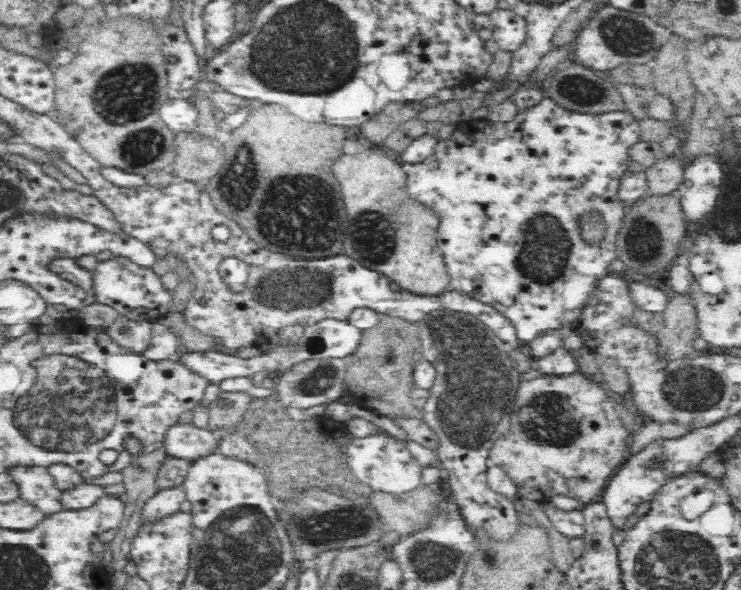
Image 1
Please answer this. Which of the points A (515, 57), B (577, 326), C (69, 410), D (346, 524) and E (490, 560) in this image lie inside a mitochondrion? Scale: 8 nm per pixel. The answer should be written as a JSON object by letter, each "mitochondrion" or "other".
{"A":"other","B":"other","C":"mitochondrion","D":"mitochondrion","E":"mitochondrion"}

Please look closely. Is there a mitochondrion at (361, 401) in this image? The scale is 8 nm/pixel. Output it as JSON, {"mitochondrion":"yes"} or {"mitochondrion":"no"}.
{"mitochondrion":"no"}

